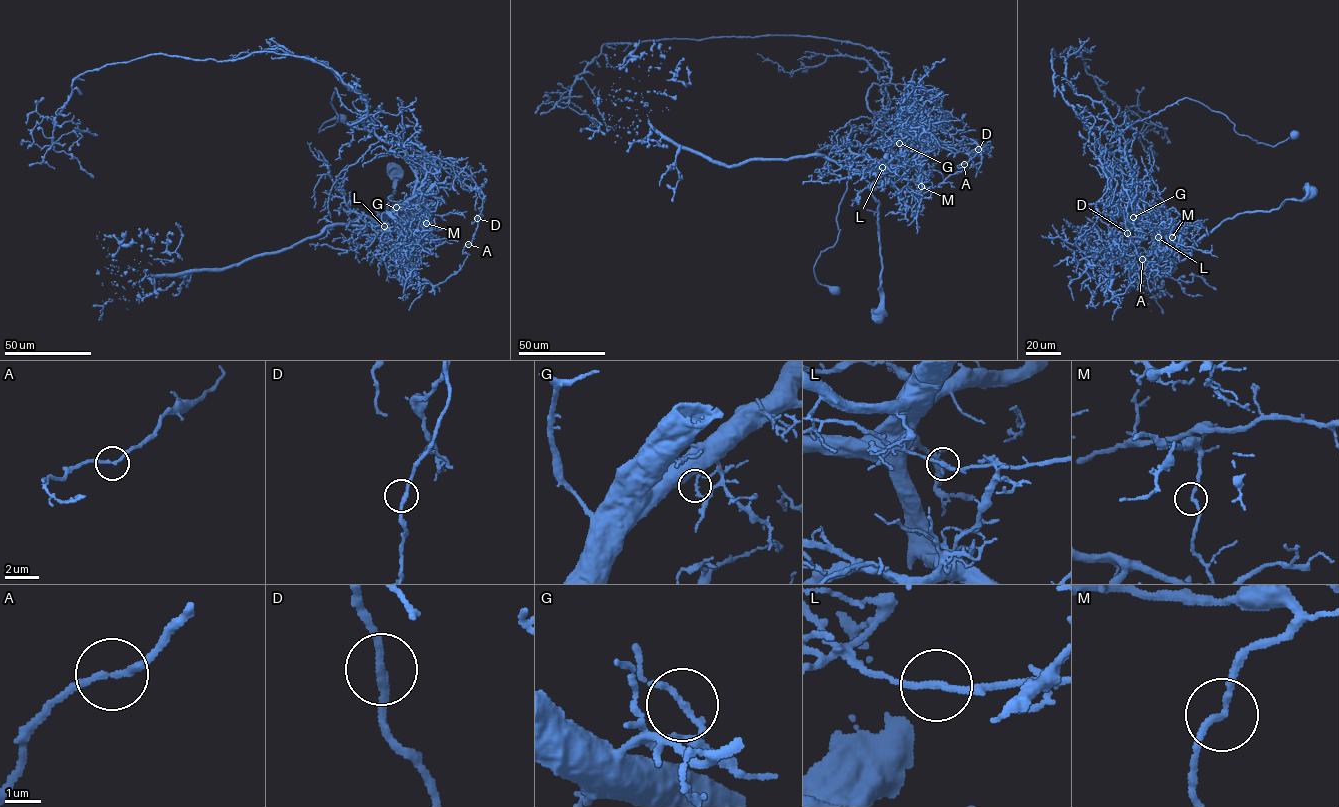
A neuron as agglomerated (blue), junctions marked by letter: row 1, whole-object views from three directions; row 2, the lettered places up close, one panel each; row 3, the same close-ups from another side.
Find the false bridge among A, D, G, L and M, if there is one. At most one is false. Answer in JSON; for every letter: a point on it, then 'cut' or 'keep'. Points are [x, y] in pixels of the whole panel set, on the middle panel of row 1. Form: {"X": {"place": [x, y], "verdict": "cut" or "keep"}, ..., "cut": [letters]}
{"A": {"place": [964, 164], "verdict": "keep"}, "D": {"place": [978, 149], "verdict": "keep"}, "G": {"place": [899, 143], "verdict": "keep"}, "L": {"place": [882, 167], "verdict": "keep"}, "M": {"place": [921, 186], "verdict": "cut"}, "cut": ["M"]}

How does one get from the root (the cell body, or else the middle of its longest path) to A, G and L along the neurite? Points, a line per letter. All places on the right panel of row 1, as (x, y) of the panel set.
A: (1310, 191), (1225, 219), (1179, 260), (1128, 221), (1113, 197), (1124, 195), (1122, 185), (1127, 236), (1142, 259)
G: (1310, 191), (1269, 211), (1225, 219), (1181, 260), (1163, 233), (1133, 217)
L: (1310, 191), (1269, 211), (1225, 219), (1181, 260), (1170, 248), (1161, 248), (1158, 237)

